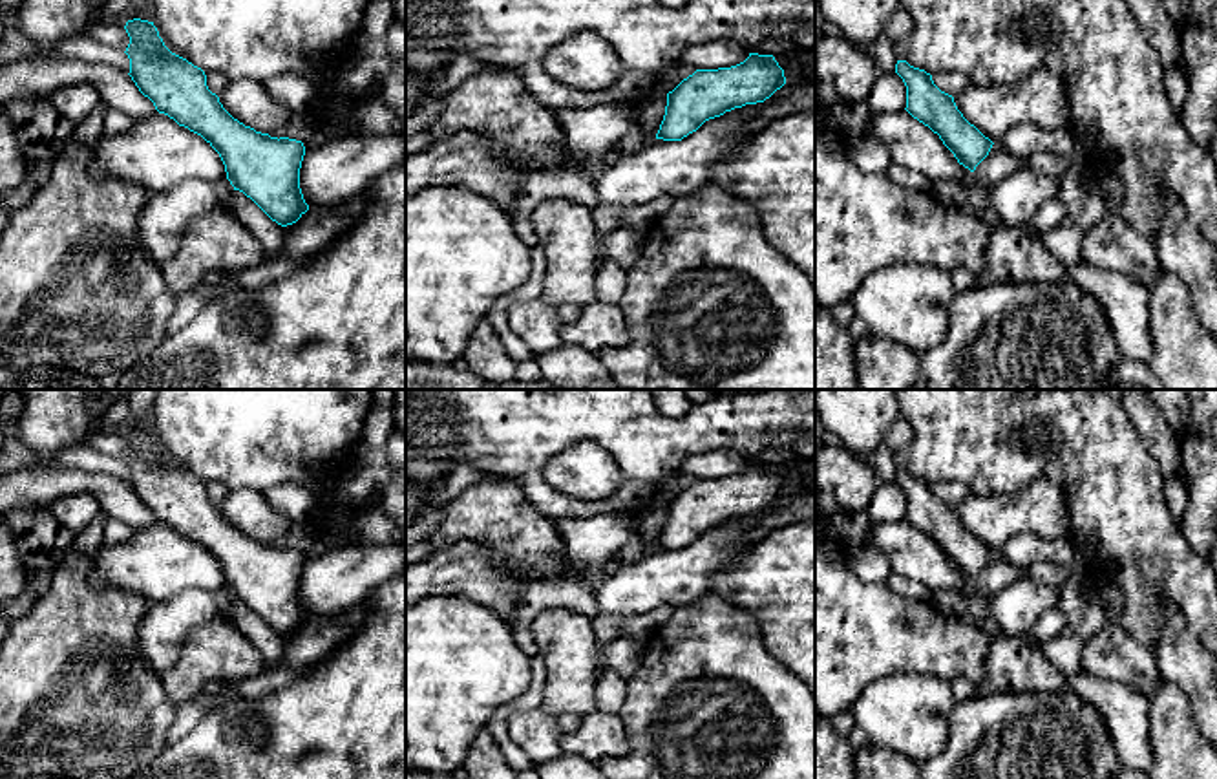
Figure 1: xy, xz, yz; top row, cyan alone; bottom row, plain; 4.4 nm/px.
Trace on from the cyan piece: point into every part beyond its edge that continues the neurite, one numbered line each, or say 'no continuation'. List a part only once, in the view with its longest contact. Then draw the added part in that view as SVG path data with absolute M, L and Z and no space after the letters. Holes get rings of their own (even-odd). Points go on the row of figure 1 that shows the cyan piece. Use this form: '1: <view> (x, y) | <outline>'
no continuation

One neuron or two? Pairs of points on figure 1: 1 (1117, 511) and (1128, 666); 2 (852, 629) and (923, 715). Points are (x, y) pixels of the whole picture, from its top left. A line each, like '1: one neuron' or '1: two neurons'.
1: two neurons
2: two neurons

